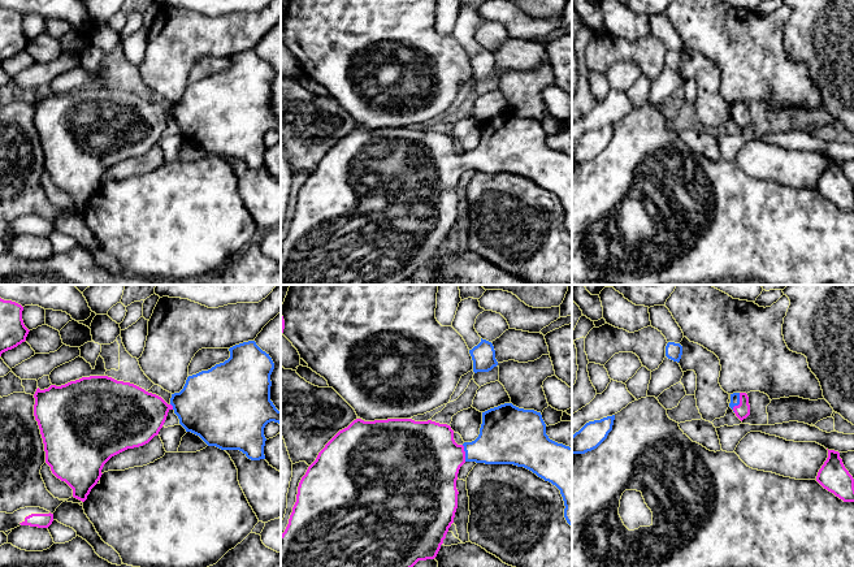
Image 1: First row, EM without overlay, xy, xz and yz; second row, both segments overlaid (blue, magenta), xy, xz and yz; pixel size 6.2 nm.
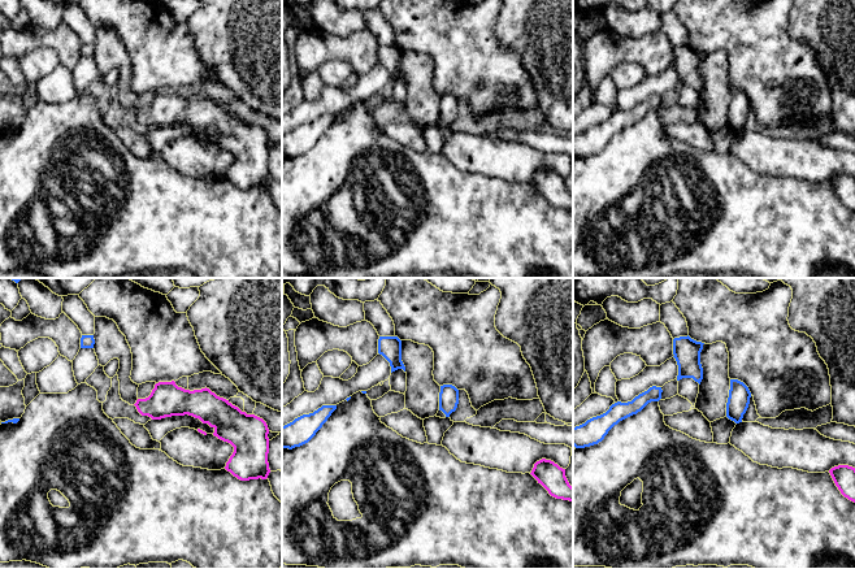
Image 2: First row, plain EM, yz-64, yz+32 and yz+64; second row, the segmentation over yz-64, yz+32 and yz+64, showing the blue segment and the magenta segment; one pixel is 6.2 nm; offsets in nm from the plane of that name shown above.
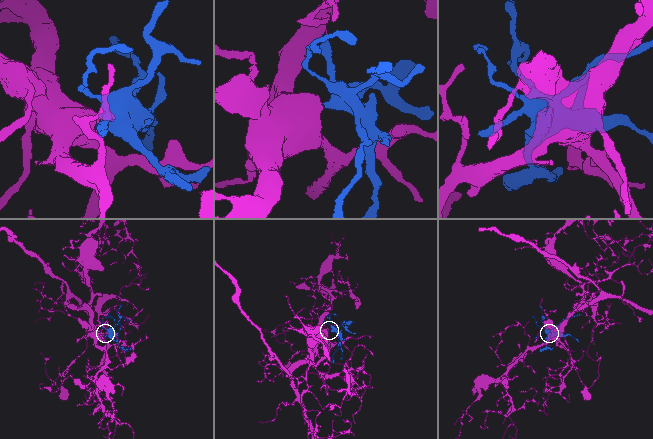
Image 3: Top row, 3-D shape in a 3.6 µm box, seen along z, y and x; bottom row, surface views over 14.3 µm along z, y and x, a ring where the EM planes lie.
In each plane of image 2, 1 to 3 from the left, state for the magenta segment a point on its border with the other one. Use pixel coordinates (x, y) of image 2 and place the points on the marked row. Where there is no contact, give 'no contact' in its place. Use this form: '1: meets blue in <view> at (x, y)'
1: no contact
2: no contact
3: no contact

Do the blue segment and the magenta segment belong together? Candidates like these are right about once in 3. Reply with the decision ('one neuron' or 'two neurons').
one neuron

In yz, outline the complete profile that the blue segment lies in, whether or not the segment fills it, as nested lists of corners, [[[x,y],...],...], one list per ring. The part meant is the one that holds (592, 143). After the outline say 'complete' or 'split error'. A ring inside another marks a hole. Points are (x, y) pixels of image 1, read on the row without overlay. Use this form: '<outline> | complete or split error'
[[[615,124],[586,131],[572,144],[572,163],[585,163],[597,157],[612,139]]] | complete

